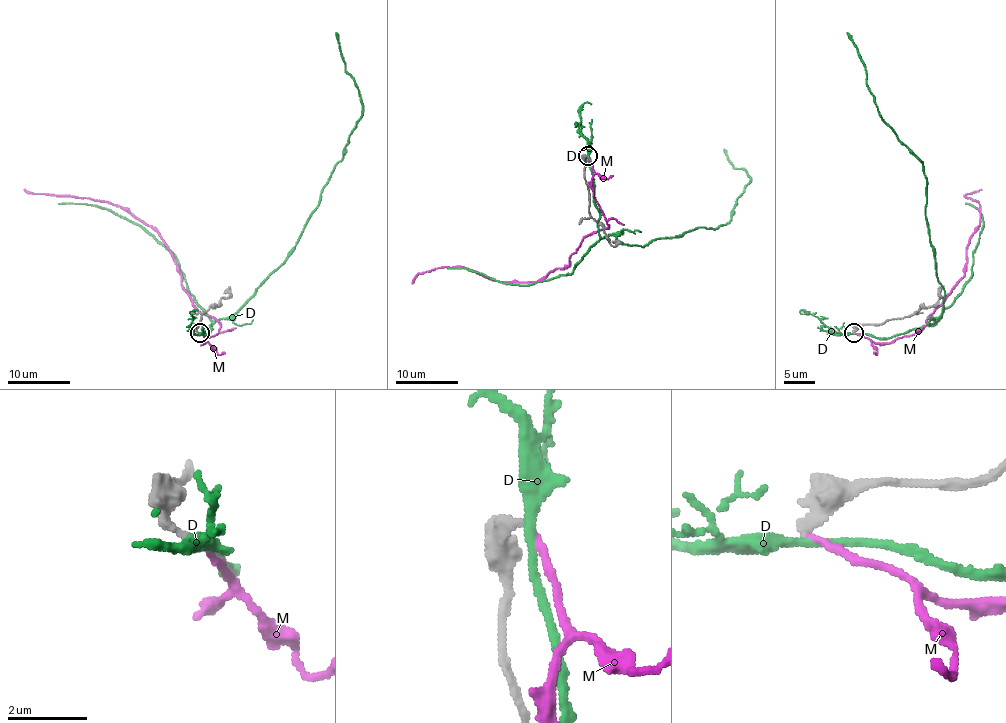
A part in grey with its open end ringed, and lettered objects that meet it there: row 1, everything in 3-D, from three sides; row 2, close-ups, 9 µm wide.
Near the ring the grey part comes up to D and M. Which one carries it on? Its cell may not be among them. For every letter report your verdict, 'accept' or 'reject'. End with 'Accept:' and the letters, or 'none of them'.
D: reject
M: accept
Accept: M

